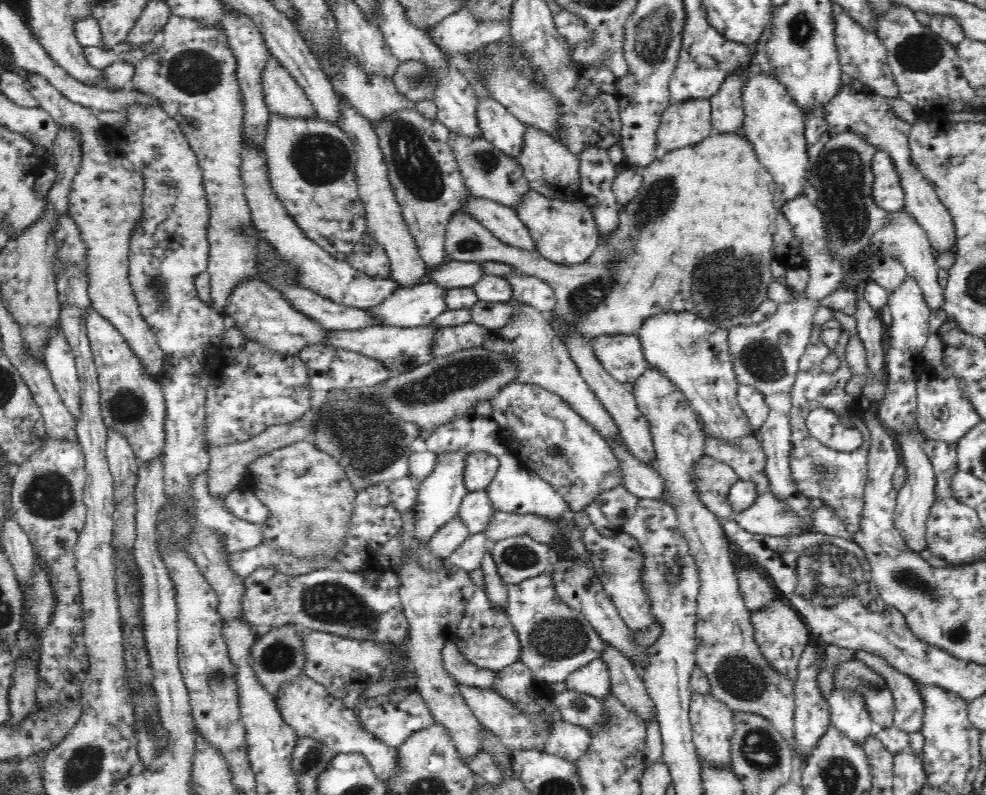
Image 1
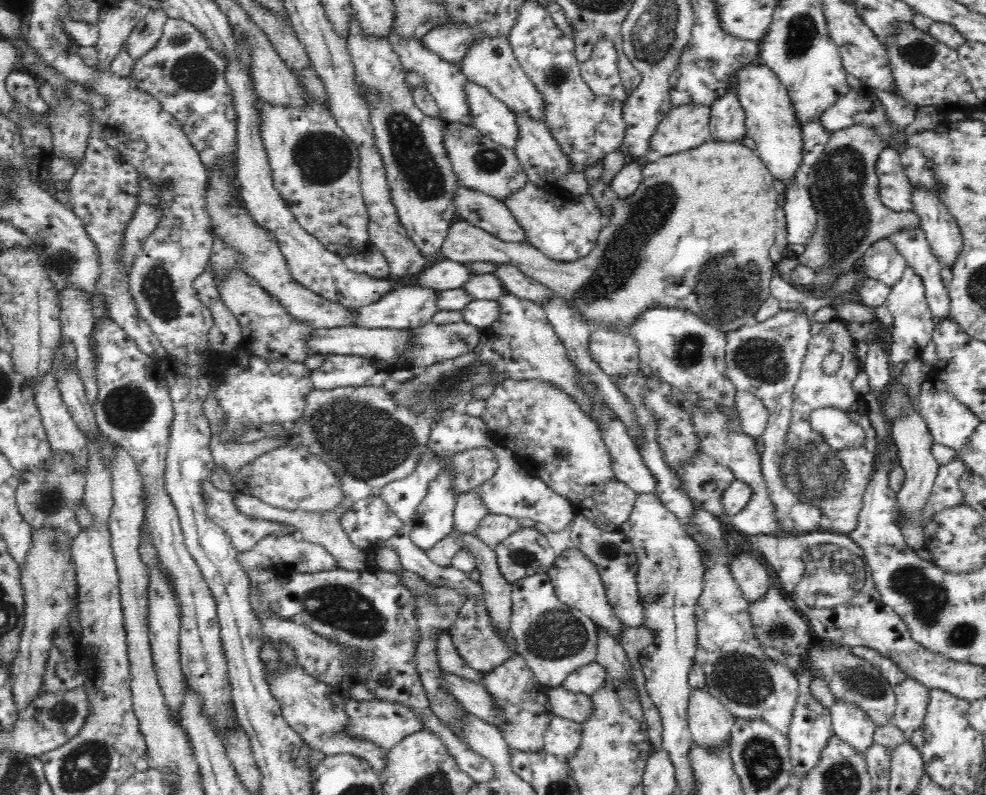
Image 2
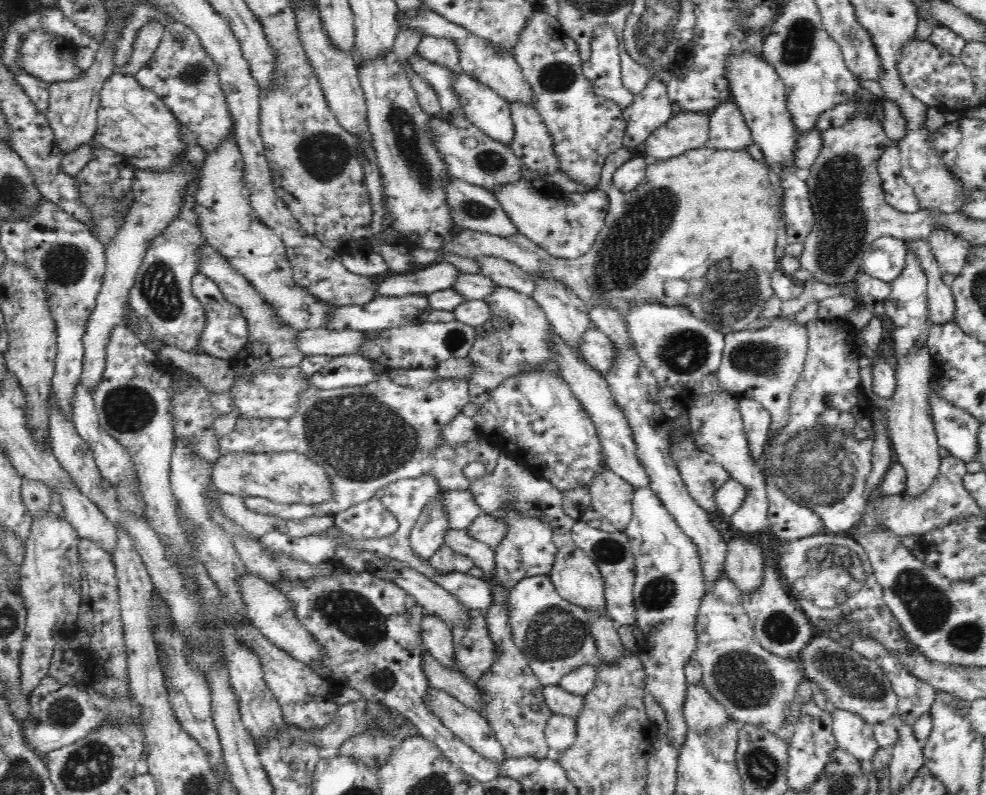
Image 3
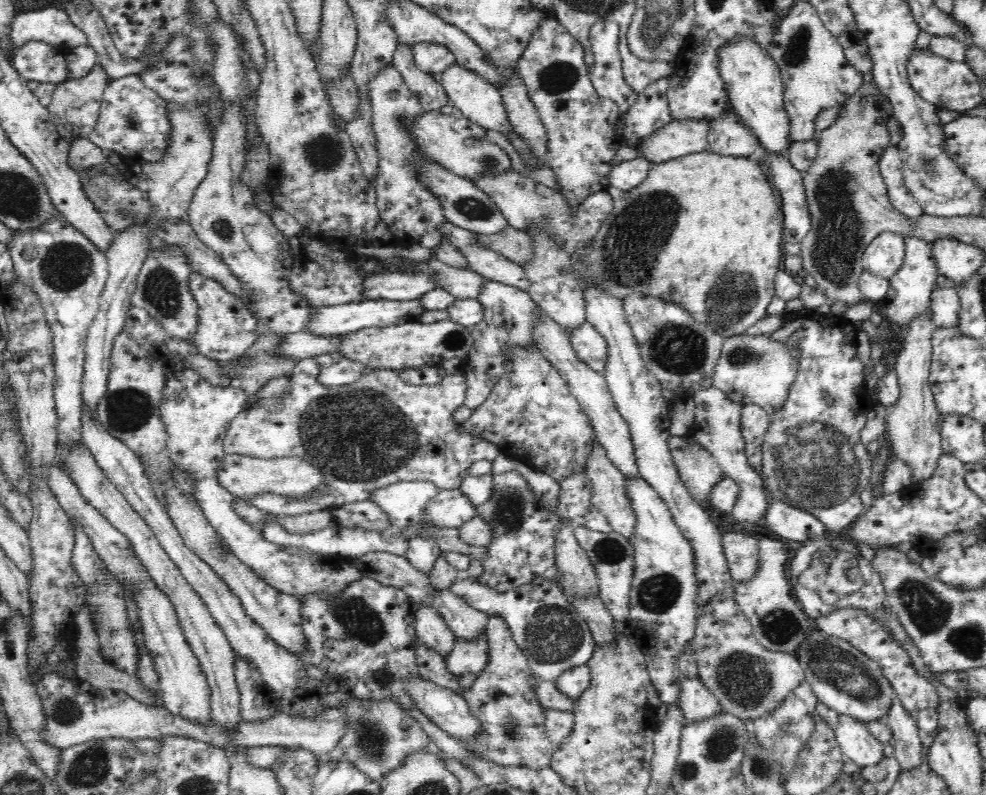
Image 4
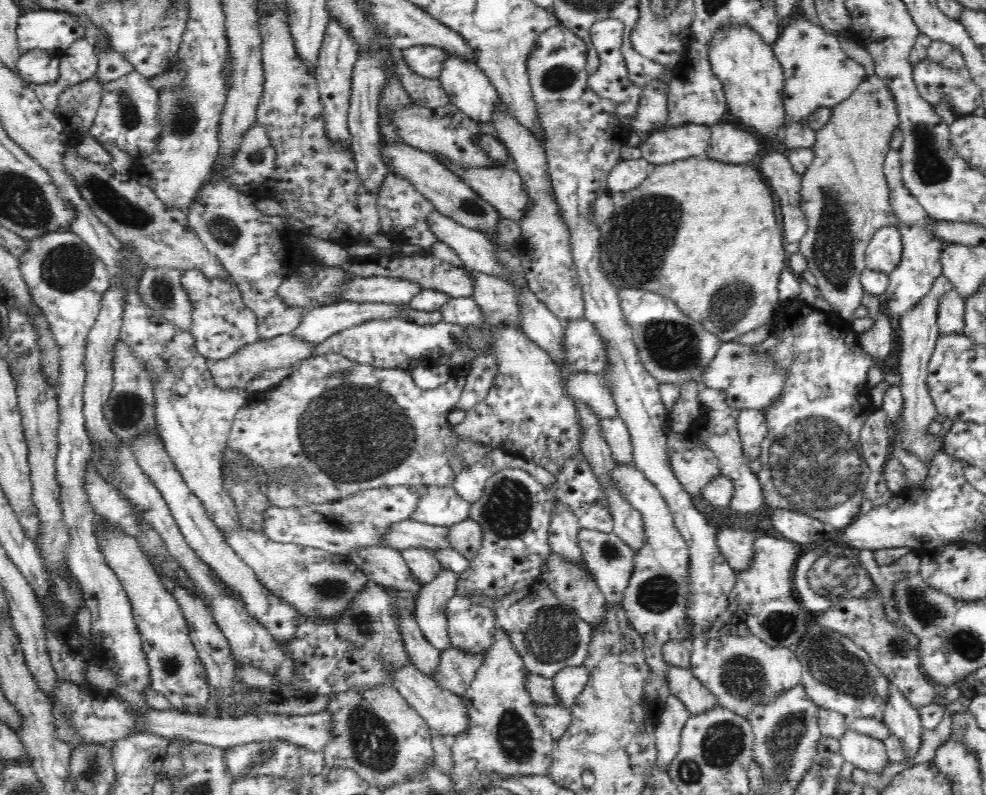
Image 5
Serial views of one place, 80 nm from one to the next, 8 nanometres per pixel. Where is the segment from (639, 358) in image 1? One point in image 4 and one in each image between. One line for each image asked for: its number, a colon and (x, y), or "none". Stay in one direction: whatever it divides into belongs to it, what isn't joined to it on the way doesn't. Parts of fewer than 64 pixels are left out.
2: (617, 353)
3: (598, 351)
4: (591, 347)

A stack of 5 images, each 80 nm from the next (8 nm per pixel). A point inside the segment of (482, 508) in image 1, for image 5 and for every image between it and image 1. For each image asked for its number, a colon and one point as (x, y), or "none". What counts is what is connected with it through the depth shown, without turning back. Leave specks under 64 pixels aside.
2: (469, 510)
3: (461, 510)
4: (451, 508)
5: (440, 506)

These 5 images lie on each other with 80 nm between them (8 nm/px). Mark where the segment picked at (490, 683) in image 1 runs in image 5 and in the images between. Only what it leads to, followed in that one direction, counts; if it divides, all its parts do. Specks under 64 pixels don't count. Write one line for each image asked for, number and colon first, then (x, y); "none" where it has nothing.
2: (449, 659)
3: (437, 637)
4: (431, 628)
5: (430, 612)

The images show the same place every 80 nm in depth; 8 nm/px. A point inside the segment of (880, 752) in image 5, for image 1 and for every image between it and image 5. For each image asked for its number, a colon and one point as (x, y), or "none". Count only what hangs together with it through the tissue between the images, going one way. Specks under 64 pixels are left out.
1: (848, 711)
2: (852, 725)
3: (853, 734)
4: (857, 743)

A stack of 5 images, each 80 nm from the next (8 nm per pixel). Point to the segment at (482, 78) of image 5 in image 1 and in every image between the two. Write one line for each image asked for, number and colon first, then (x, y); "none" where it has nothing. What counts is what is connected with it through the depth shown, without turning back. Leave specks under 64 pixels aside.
1: (497, 125)
2: (492, 117)
3: (486, 109)
4: (481, 102)

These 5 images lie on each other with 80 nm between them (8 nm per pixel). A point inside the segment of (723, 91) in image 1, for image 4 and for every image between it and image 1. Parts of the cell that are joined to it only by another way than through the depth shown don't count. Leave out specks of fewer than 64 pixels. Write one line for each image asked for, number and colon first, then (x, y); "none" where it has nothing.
2: (727, 122)
3: (728, 130)
4: (727, 135)

